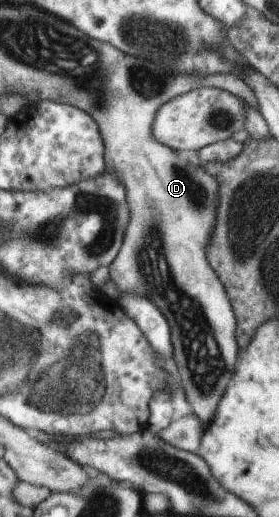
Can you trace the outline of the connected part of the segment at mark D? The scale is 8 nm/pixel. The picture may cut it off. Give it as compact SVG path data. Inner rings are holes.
M84 33L78 34L78 36L84 38L90 44L90 48L94 48L100 56L100 62L98 62L100 66L98 66L96 76L102 76L102 78L88 78L88 82L92 82L92 80L100 82L96 86L96 90L94 90L94 84L82 84L82 86L70 84L68 78L62 78L56 74L46 74L44 70L40 70L42 76L38 80L34 80L38 72L30 72L32 80L20 80L20 82L24 82L26 88L36 88L38 92L44 92L44 94L38 94L38 100L43 100L42 103L78 104L78 108L89 112L98 121L101 131L105 135L107 150L105 158L108 160L116 158L116 164L113 164L111 169L117 172L125 184L127 200L130 200L131 206L131 221L127 228L125 243L112 263L110 276L121 292L138 291L161 308L171 326L171 339L175 348L174 356L176 356L176 364L180 368L186 400L191 405L192 413L197 414L204 424L208 424L206 426L206 430L208 430L213 423L220 399L229 387L230 379L234 376L239 355L235 331L237 327L235 310L229 294L222 287L222 283L207 257L207 246L217 221L219 182L205 171L203 163L194 166L188 160L180 158L173 148L162 144L155 137L153 128L158 111L167 102L197 88L218 87L230 91L242 97L256 110L259 110L259 100L254 89L251 89L246 81L236 75L228 73L190 75L181 71L174 74L173 69L169 69L165 64L145 61L132 55L126 56L113 44L92 40L92 37ZM82 88L90 90L90 92L80 94ZM116 94L120 94L124 100L114 100ZM114 142L118 142L122 148L114 148Z

